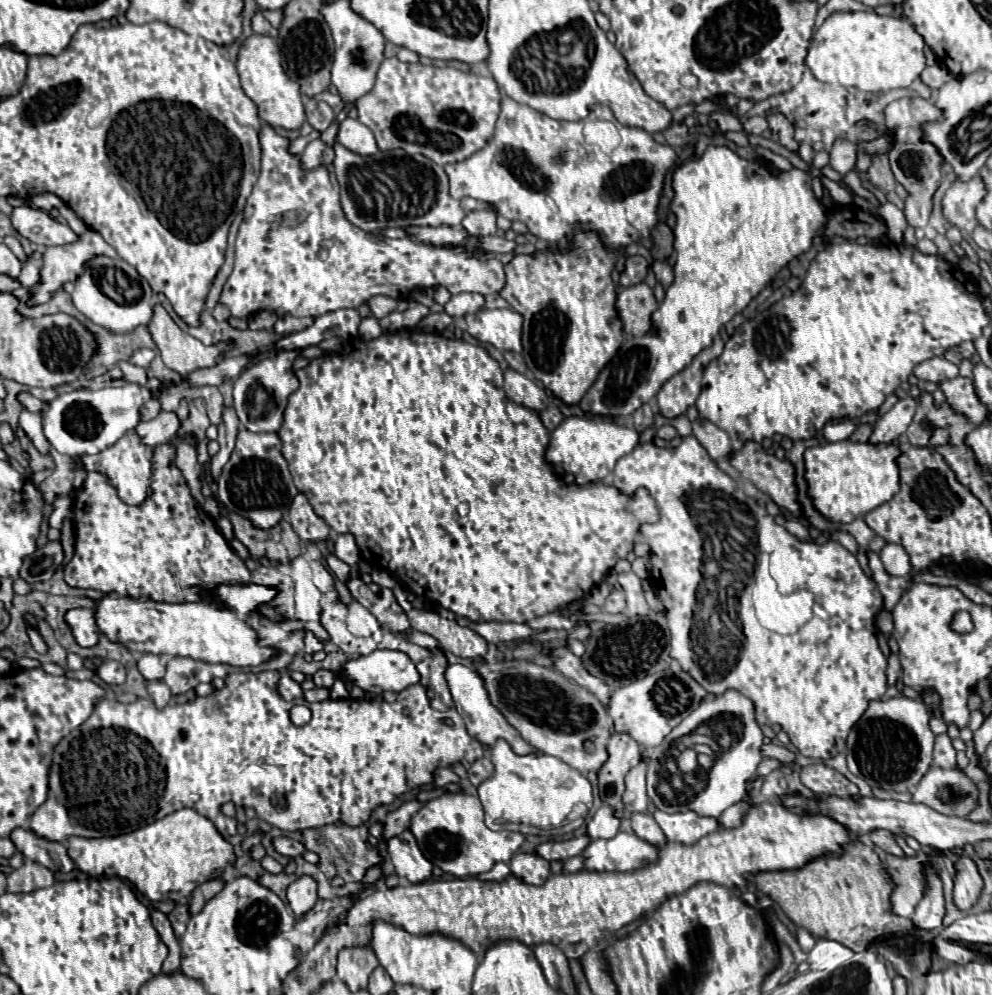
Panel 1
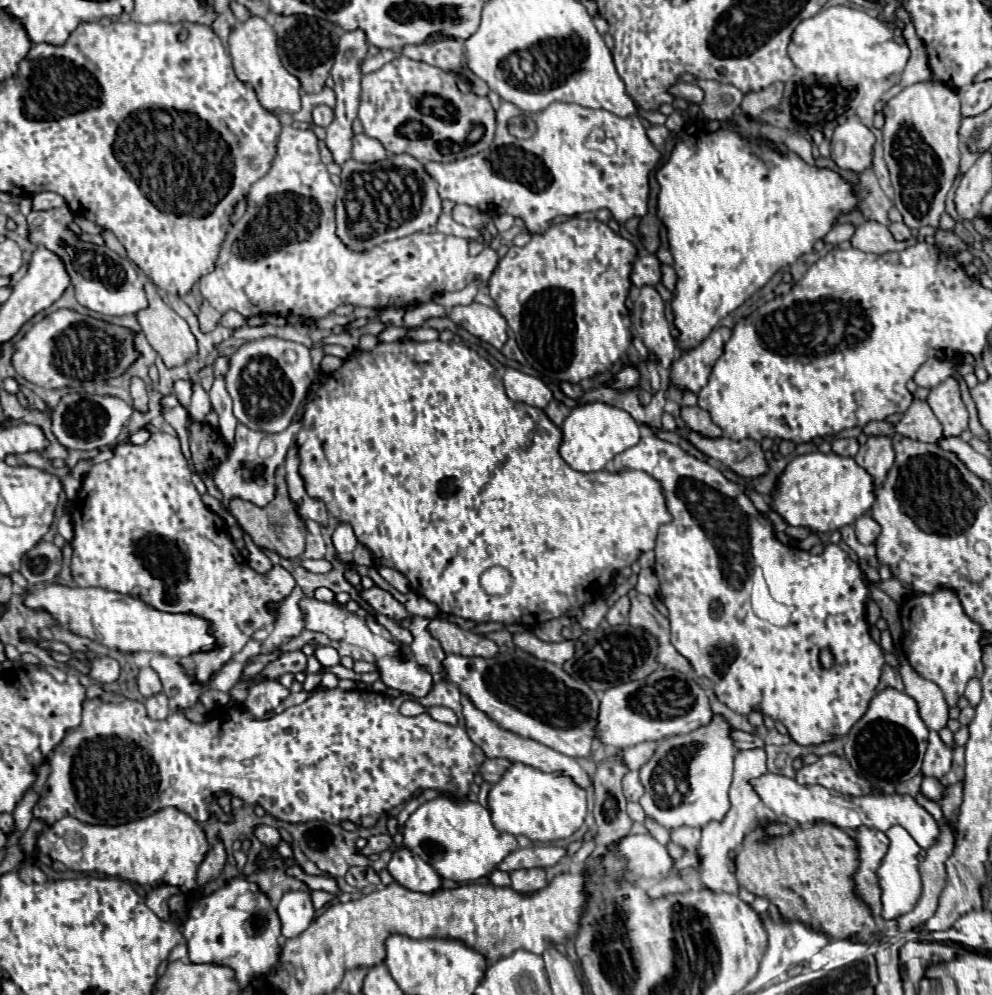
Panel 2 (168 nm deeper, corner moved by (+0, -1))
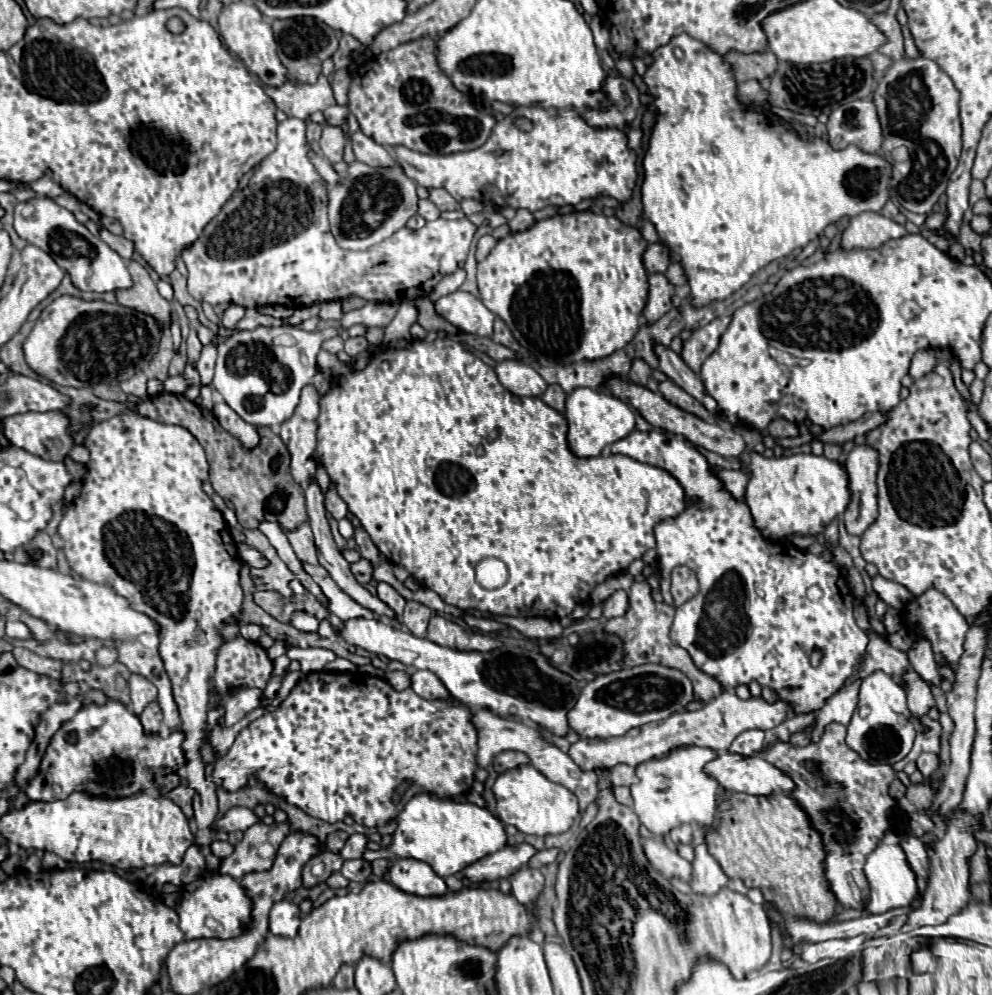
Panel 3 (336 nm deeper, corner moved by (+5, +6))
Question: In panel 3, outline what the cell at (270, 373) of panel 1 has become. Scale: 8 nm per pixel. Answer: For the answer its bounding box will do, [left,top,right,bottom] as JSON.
[212,326,332,426]

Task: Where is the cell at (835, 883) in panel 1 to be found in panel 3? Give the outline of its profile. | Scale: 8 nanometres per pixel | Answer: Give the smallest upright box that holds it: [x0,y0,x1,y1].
[706,792,836,922]

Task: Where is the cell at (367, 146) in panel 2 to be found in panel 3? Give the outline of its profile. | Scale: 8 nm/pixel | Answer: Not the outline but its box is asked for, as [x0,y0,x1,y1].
[350,130,396,166]

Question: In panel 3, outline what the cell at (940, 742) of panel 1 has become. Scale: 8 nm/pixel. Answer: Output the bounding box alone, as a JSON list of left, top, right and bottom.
[916,754,940,778]

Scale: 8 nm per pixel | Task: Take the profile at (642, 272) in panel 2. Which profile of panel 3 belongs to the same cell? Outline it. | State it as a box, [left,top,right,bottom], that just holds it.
[644,242,670,274]

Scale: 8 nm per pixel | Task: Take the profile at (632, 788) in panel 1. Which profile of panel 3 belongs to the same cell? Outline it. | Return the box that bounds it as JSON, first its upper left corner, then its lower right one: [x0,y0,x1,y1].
[610,764,638,786]

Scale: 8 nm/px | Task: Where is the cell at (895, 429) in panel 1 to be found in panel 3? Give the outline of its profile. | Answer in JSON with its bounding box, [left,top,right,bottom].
[844,444,878,536]

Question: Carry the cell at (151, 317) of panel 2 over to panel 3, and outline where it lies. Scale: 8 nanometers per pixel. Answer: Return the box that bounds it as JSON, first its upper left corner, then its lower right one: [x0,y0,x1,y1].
[116,260,170,328]

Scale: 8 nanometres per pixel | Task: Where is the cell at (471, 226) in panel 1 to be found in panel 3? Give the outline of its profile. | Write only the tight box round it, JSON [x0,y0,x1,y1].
[430,188,460,210]

